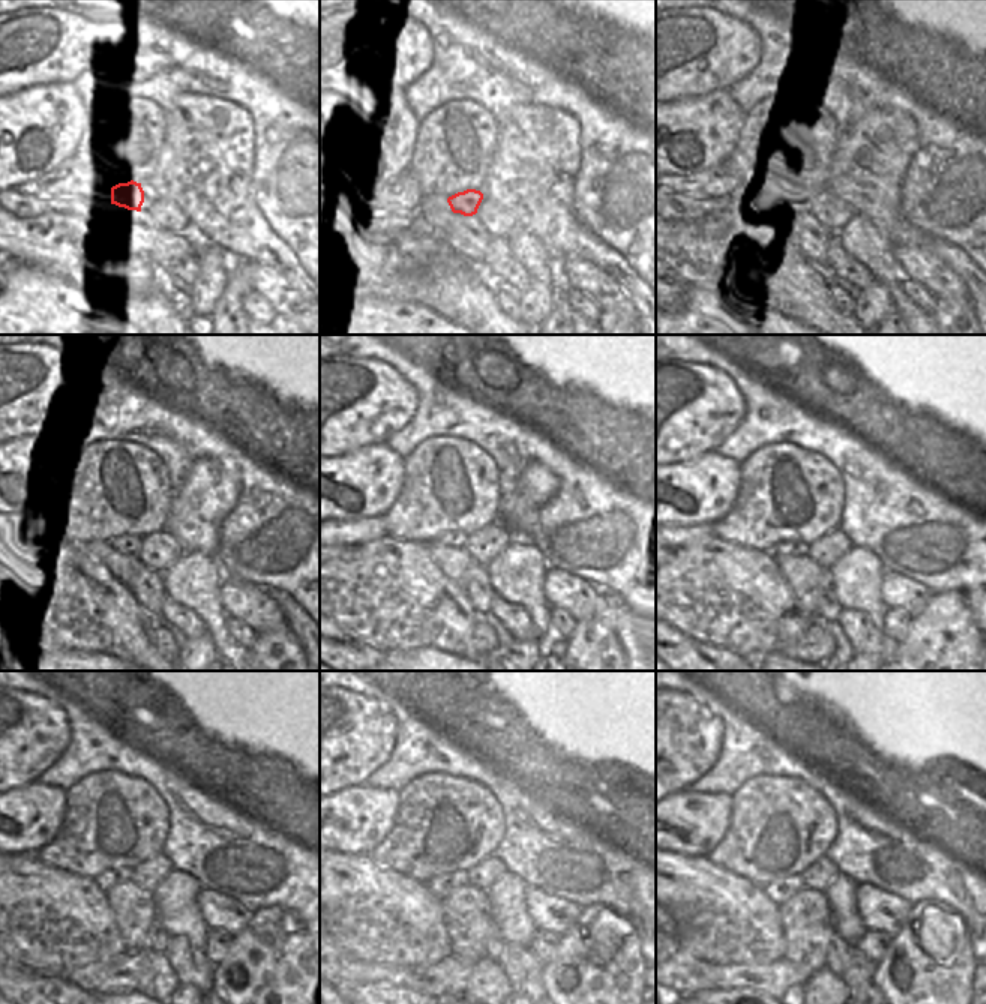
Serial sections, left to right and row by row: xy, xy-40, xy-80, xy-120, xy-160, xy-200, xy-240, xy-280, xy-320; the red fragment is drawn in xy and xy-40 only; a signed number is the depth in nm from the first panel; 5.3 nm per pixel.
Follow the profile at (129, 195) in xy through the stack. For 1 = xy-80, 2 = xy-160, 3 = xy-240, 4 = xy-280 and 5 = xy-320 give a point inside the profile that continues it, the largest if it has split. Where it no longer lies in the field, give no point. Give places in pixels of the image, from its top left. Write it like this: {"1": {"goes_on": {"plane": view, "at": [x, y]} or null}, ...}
{"1": {"goes_on": {"plane": "xy-80", "at": [799, 204]}}, "2": {"goes_on": {"plane": "xy-160", "at": [455, 541]}}, "3": {"goes_on": {"plane": "xy-240", "at": [105, 883]}}, "4": {"goes_on": {"plane": "xy-280", "at": [440, 887]}}, "5": {"goes_on": {"plane": "xy-320", "at": [781, 890]}}}

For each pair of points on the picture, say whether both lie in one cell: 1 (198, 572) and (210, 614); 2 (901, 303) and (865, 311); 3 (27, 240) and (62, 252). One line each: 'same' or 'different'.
1: same
2: different
3: same

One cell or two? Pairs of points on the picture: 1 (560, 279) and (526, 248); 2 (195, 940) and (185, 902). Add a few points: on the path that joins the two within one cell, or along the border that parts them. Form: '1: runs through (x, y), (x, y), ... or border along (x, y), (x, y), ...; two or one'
1: runs through (554, 270), (544, 258), (535, 257); one
2: runs through (194, 931), (185, 922), (185, 911); one

